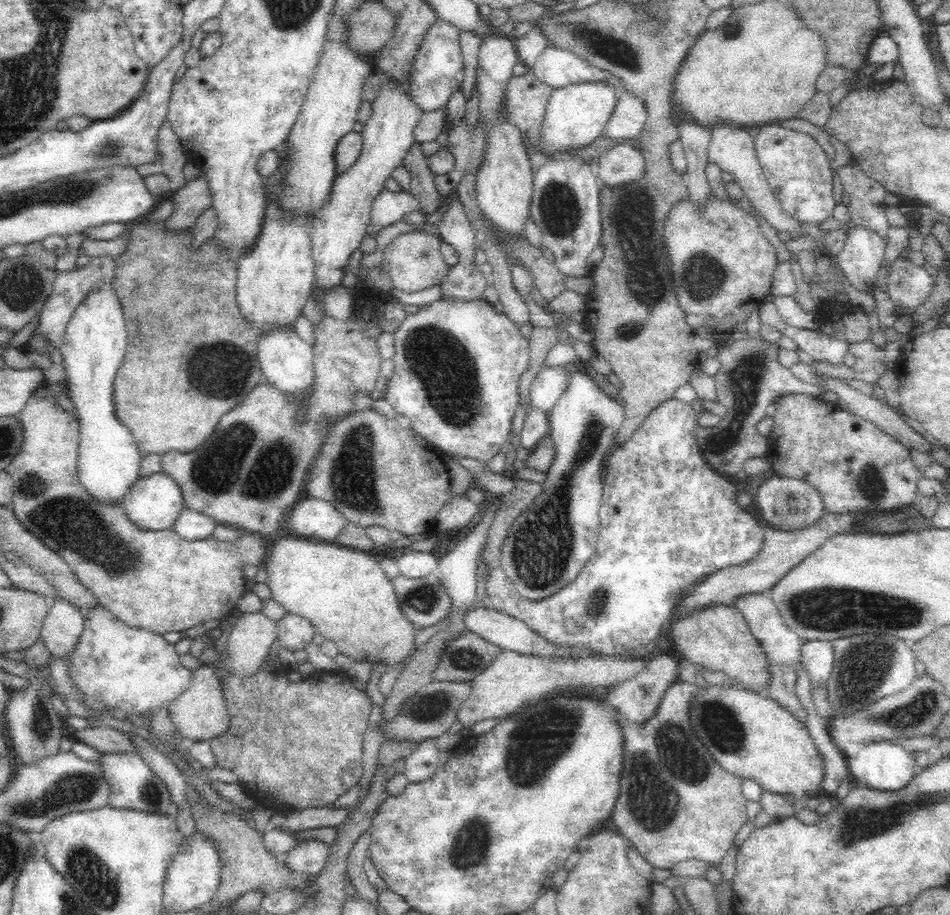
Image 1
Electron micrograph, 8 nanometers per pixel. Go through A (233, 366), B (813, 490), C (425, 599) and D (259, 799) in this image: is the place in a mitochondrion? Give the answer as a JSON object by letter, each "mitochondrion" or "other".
{"A":"mitochondrion","B":"other","C":"mitochondrion","D":"other"}

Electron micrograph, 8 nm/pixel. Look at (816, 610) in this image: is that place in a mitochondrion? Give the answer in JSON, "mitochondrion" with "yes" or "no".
{"mitochondrion":"yes"}

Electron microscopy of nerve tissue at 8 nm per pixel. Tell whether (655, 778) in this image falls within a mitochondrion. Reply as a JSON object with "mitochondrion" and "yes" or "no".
{"mitochondrion":"yes"}

